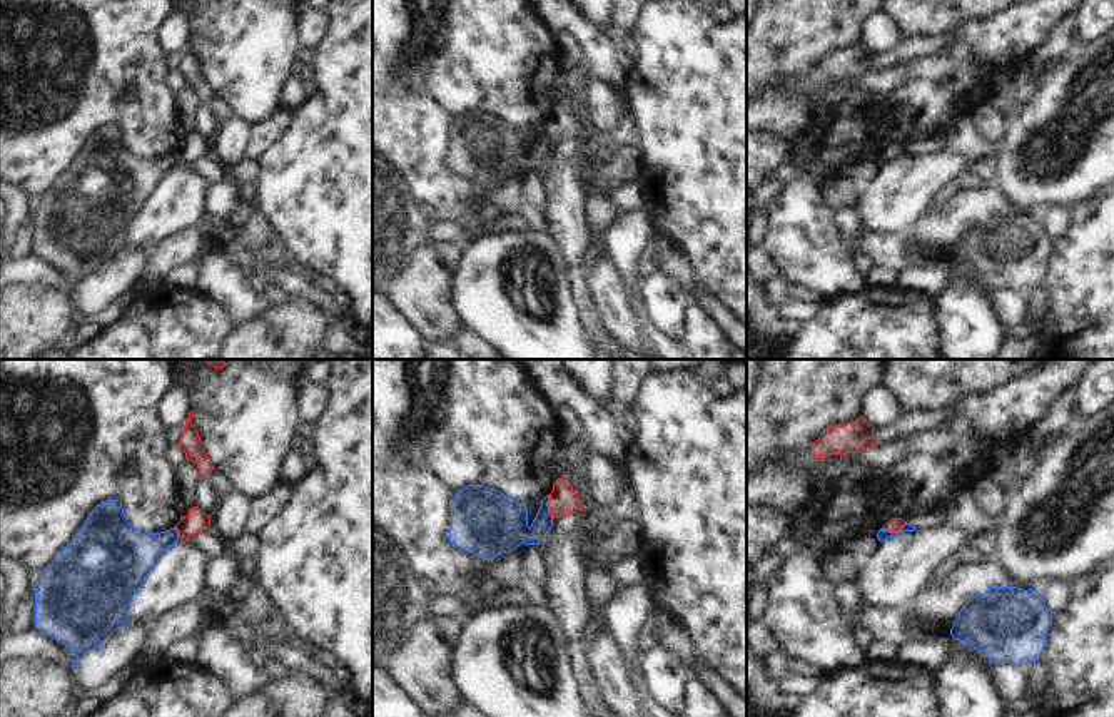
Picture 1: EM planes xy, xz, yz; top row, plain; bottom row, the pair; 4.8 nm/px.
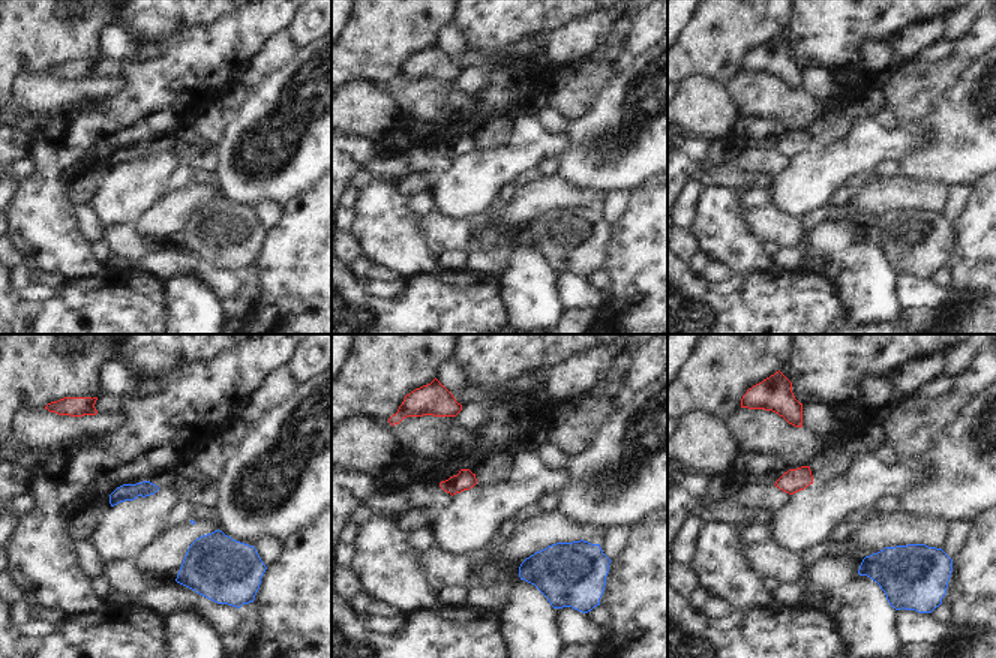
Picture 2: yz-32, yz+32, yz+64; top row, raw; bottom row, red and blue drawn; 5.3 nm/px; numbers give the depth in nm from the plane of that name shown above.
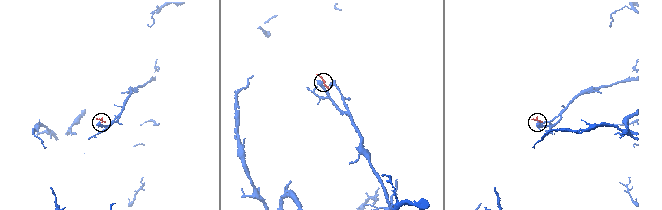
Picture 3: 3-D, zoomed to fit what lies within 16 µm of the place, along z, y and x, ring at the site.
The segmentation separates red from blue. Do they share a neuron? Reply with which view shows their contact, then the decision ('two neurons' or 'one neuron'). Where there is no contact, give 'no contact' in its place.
yz | two neurons

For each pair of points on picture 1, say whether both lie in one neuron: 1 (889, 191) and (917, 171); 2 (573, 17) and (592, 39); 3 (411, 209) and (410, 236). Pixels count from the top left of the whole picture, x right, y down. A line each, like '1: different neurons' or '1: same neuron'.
1: same neuron
2: same neuron
3: same neuron

